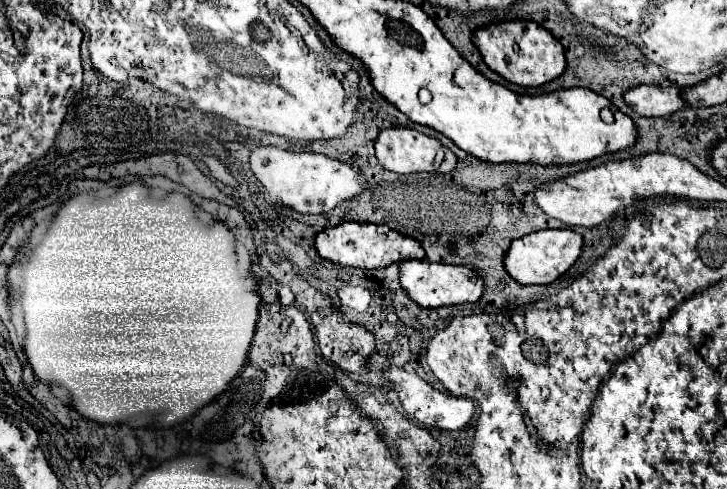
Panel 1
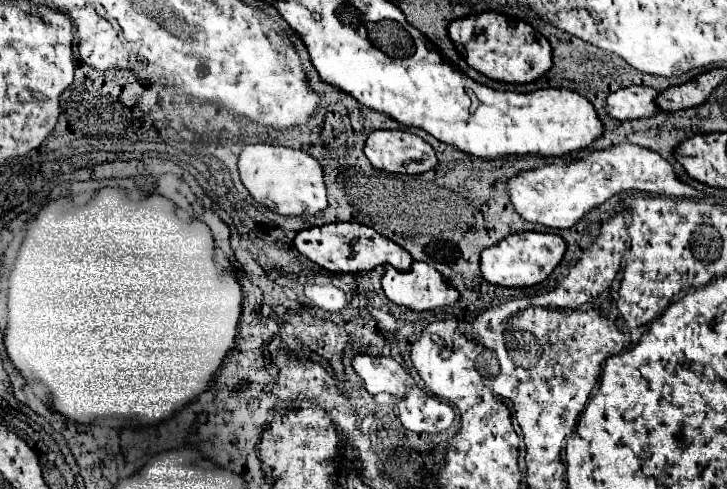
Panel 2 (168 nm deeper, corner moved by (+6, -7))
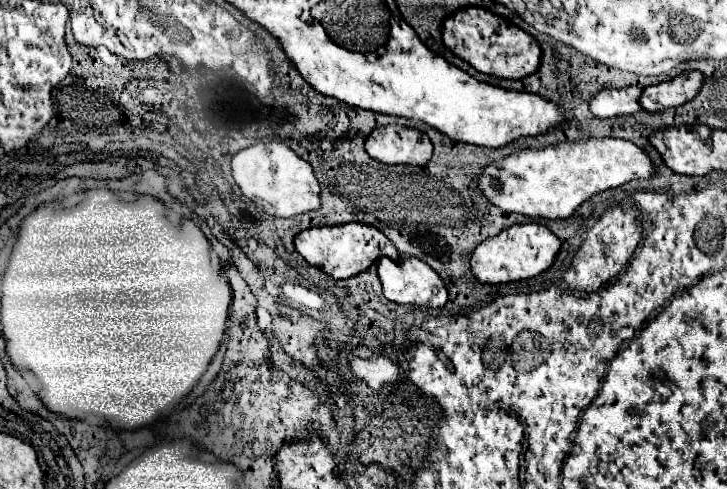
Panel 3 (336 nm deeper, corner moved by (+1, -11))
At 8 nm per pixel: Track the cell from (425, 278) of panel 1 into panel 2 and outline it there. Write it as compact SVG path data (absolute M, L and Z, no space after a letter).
M414 262L408 272L398 272L396 268L392 268L388 264L384 268L386 268L386 272L382 276L382 290L388 296L388 300L392 300L398 306L422 312L422 310L432 310L432 308L440 308L440 306L450 306L458 300L458 290L454 286L446 284L442 274L438 270L434 270L430 264Z

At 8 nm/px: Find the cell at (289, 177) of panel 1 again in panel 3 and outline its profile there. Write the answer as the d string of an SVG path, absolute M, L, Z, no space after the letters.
M259 142L239 150L231 162L233 178L243 196L255 202L263 212L277 218L293 218L321 206L321 186L307 160L297 156L283 142Z

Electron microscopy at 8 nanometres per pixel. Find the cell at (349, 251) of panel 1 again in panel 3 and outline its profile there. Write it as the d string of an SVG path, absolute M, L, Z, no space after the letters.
M339 224L339 226L323 226L323 228L309 228L295 236L295 248L297 252L315 268L323 270L325 274L333 276L335 280L345 280L351 276L357 276L371 268L373 262L377 262L381 256L387 256L391 260L401 260L399 250L383 232L379 232L373 226L363 224Z

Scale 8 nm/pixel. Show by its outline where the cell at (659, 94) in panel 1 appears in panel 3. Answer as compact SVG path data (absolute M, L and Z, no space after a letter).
M629 86L621 90L603 90L591 100L591 112L597 118L615 118L641 110L641 88Z

